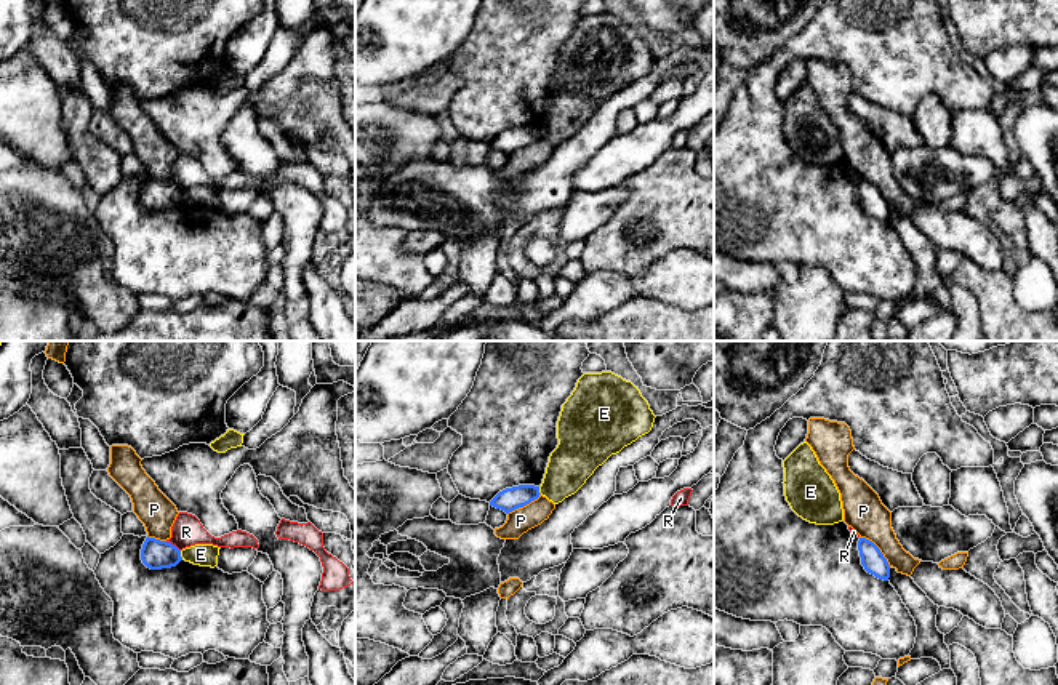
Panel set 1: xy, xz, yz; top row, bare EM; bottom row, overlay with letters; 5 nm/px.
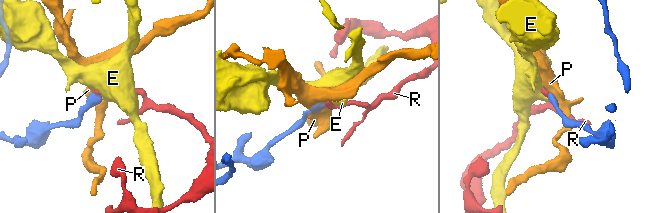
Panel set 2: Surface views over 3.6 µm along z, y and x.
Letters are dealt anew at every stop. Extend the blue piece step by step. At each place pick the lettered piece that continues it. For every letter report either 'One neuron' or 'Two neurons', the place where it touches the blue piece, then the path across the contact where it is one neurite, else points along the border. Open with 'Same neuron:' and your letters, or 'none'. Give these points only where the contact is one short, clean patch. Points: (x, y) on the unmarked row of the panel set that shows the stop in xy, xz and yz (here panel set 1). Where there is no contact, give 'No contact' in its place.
Same neuron: none
E: Two neurons. Touches blue at xy (180, 197). Boundary: xy (180, 192), (183, 200)
P: Two neurons. Touches blue at yz (879, 191)
R: Two neurons. Touches blue at xy (172, 186). Boundary: xy (165, 183), (170, 183), (180, 192)

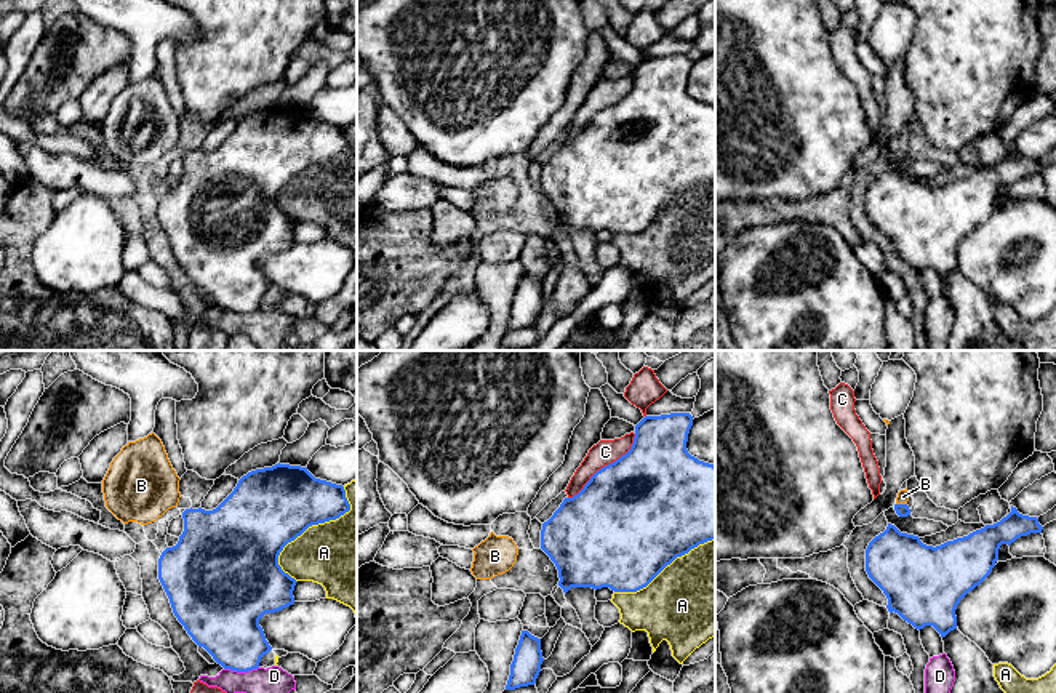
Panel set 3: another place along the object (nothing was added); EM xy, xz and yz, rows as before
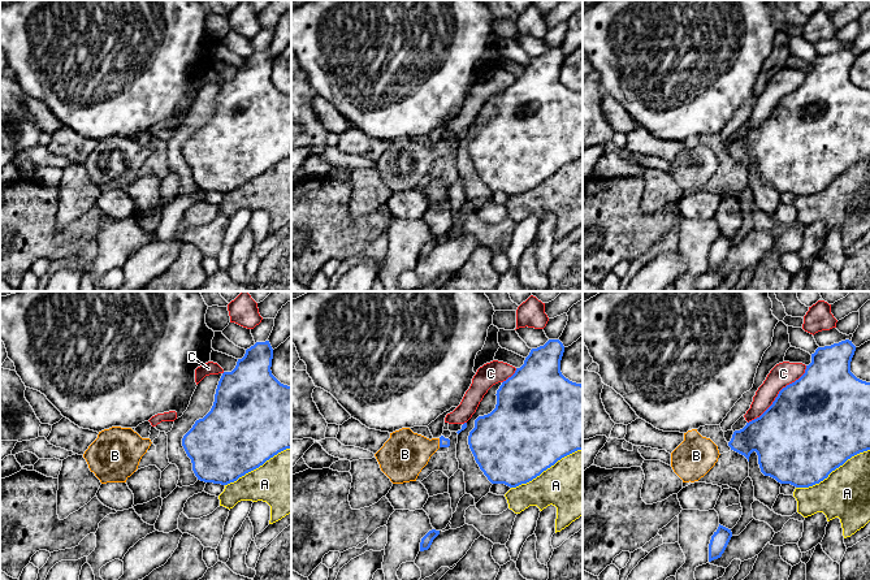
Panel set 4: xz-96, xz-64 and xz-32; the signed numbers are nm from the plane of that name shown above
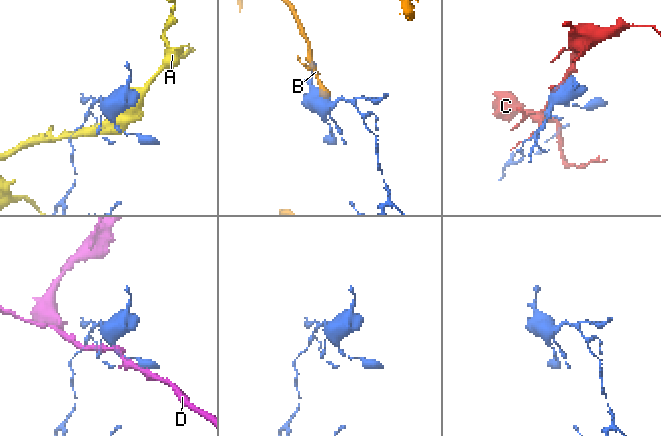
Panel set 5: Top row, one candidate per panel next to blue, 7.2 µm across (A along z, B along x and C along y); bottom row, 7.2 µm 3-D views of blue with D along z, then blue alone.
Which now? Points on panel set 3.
Same neuron: B
A: Two neurons. Touches blue at xy (309, 167)
B: One neuron. Touches blue at yz (901, 146). Path across: yz (901, 151), (901, 146), (903, 138)
C: Two neurons. Touches blue at xz (605, 108)
D: Two neurons. Touches blue at xy (240, 312)

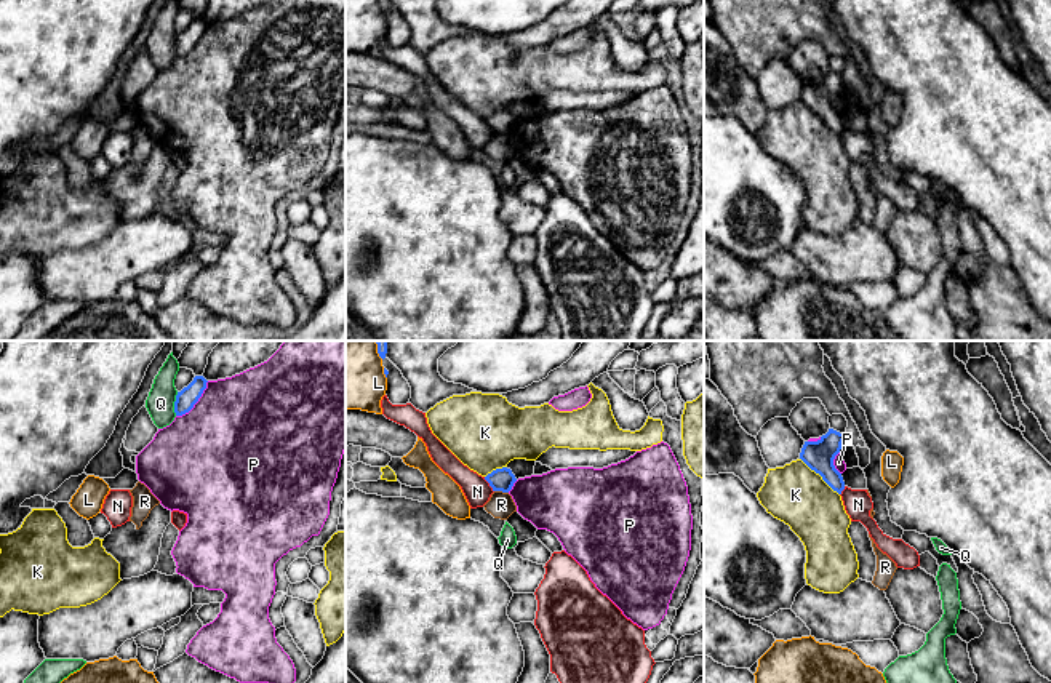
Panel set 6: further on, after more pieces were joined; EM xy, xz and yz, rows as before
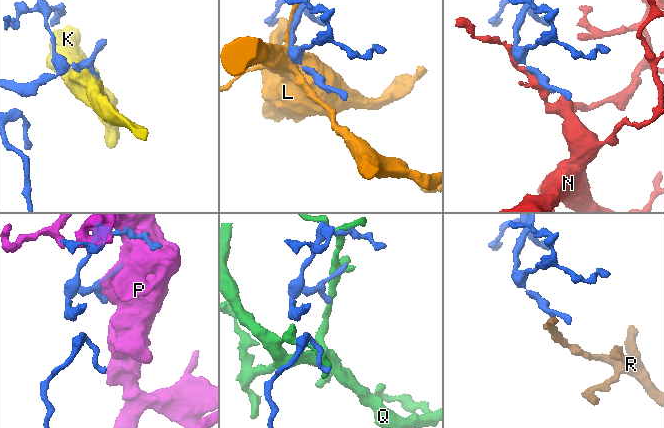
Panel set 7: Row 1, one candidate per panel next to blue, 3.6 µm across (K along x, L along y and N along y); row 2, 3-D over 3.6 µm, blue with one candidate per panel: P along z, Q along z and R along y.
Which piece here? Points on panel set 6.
Same neuron: none
K: Two neurons. Touches blue at yz (819, 115)
L: Two neurons. Touches blue at xz (384, 15)
N: Two neurons. Touches blue at xz (490, 127)
P: Two neurons. Touches blue at xy (197, 42)
Q: Two neurons. Touches blue at xy (175, 45)
R: Two neurons. Touches blue at xz (501, 131). Boundary: xz (495, 131), (507, 135)

